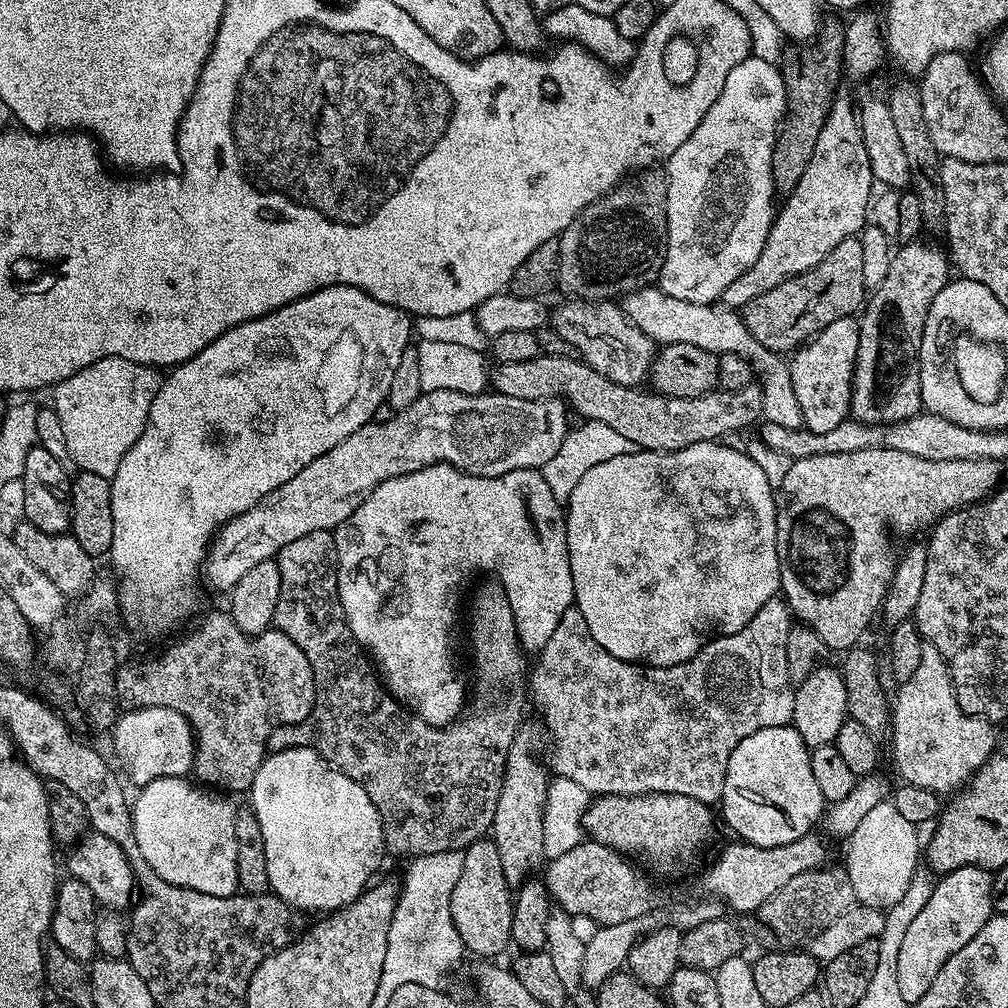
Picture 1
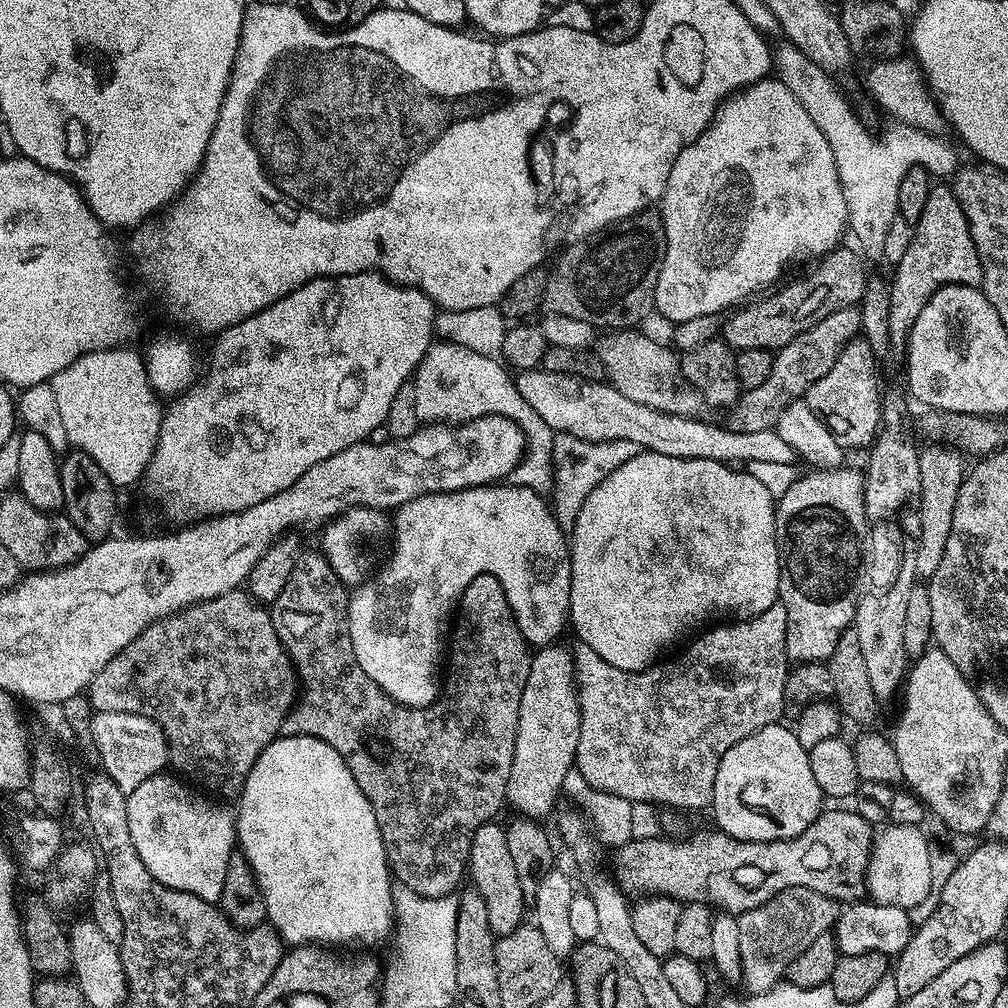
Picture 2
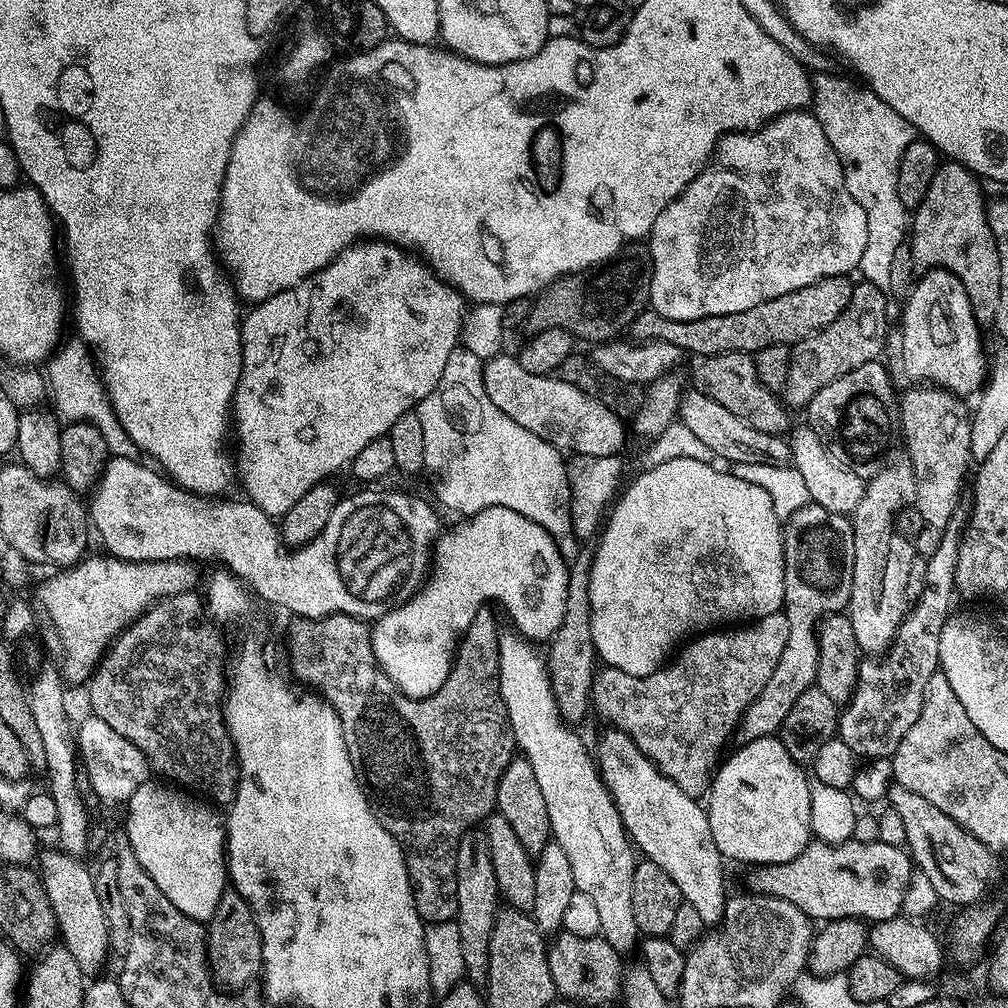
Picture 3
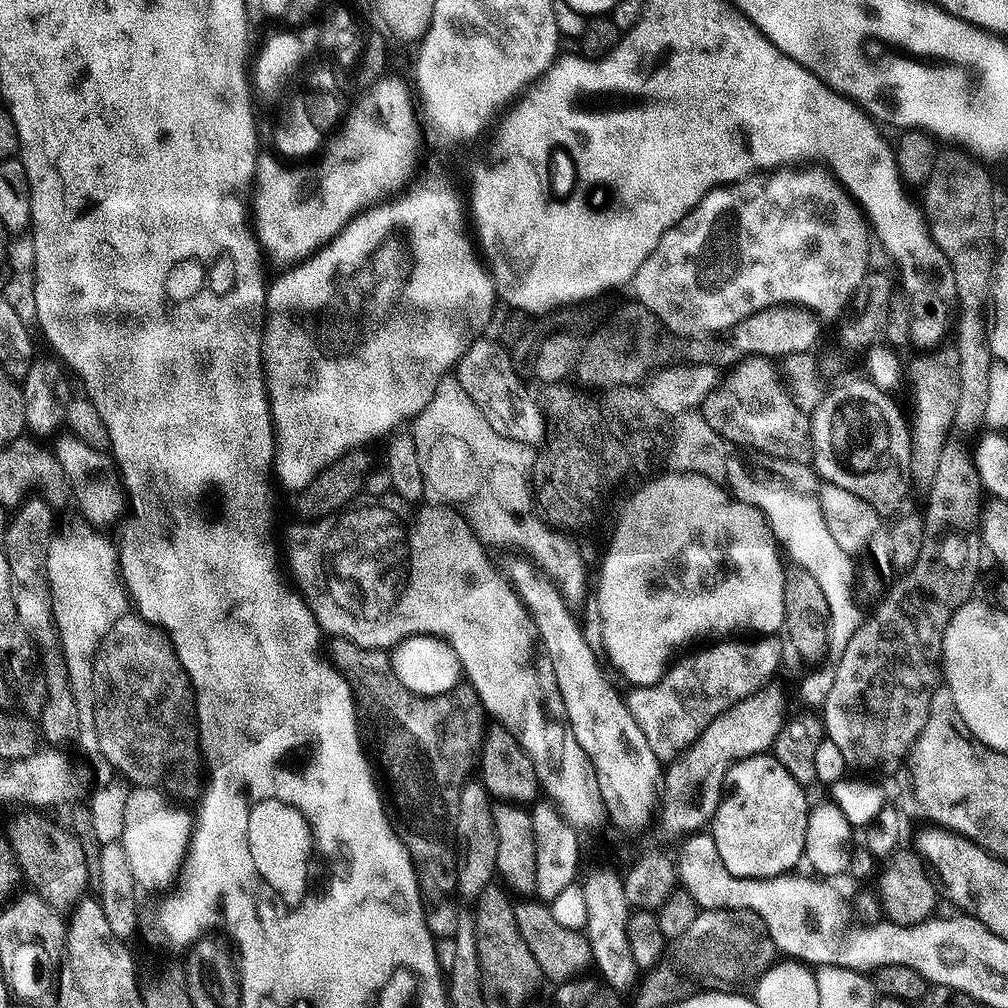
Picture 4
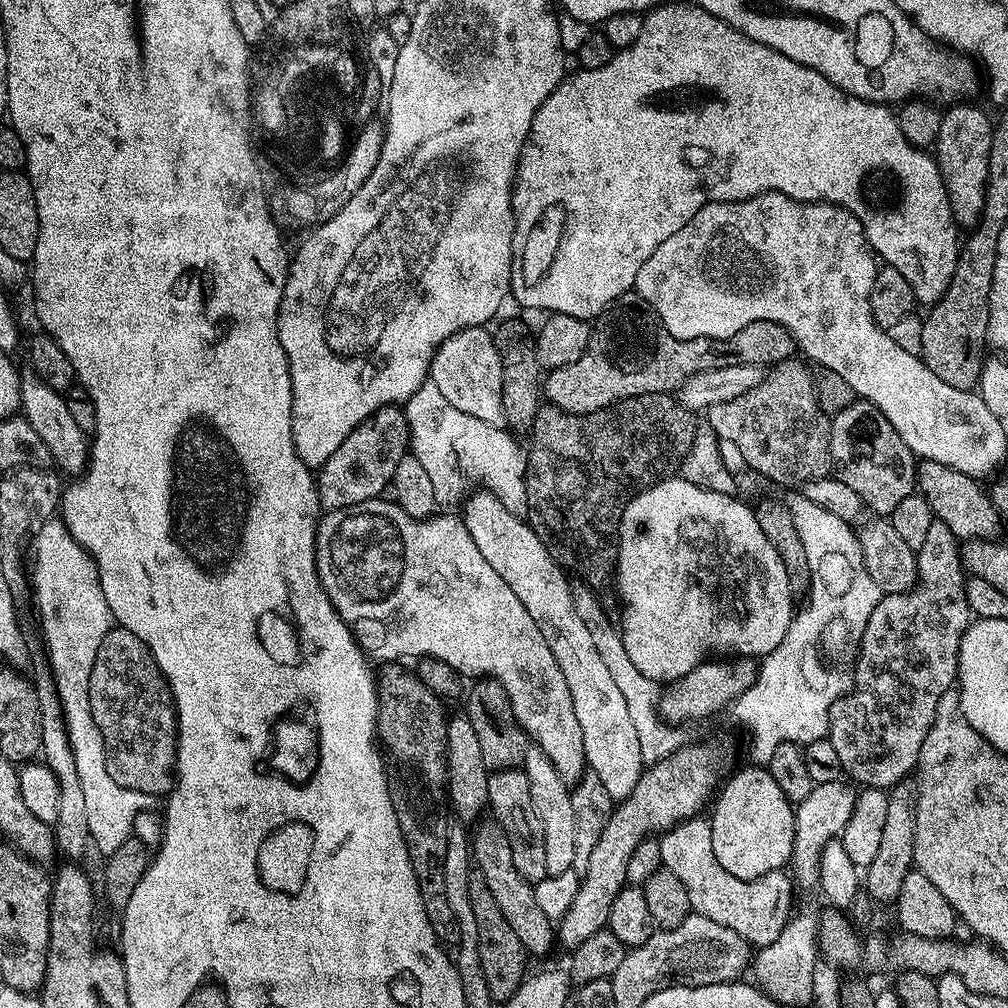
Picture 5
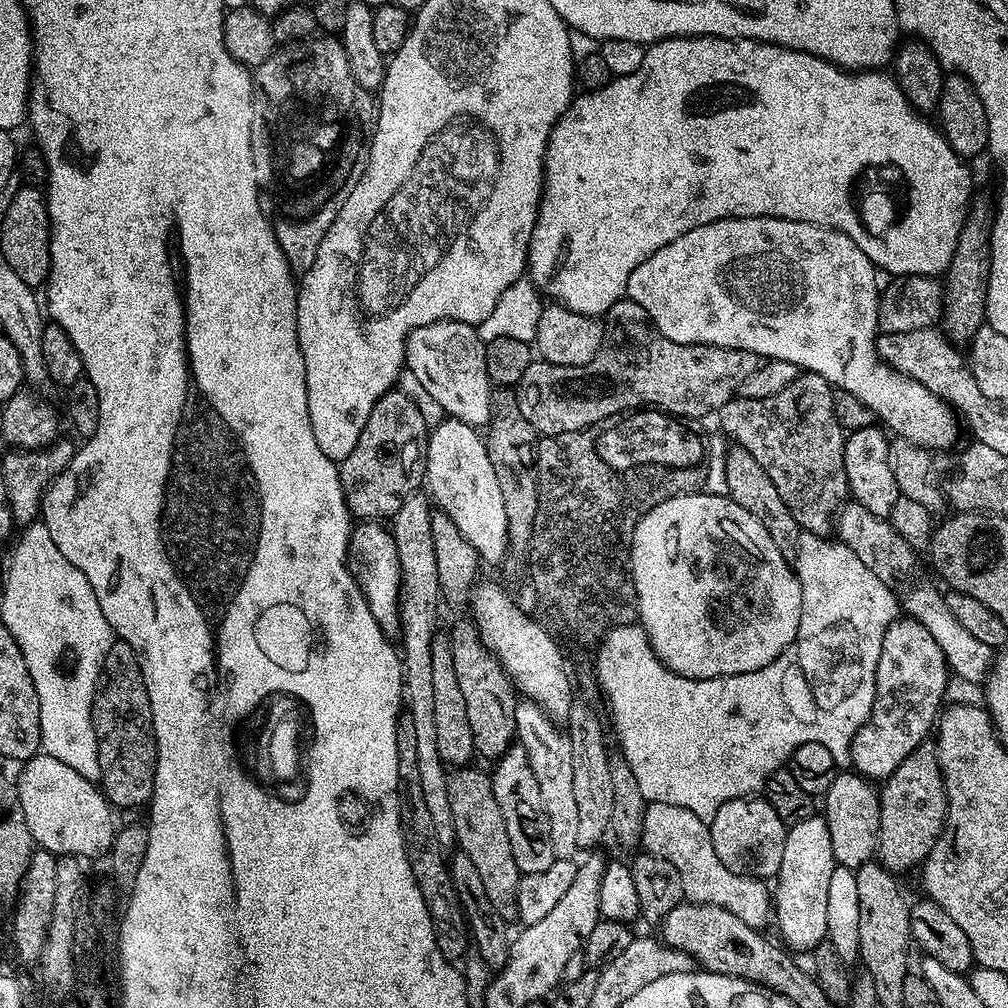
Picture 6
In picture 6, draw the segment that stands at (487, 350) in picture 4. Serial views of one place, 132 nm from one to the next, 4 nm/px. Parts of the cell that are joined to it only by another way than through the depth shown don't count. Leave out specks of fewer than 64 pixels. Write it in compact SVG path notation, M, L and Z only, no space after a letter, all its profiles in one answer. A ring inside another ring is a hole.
M439 320L430 326L418 326L408 335L404 342L404 362L407 371L418 378L426 394L438 402L441 413L447 414L451 419L461 420L463 424L484 426L492 419L494 403L494 385L488 377L485 345L473 325L457 320Z

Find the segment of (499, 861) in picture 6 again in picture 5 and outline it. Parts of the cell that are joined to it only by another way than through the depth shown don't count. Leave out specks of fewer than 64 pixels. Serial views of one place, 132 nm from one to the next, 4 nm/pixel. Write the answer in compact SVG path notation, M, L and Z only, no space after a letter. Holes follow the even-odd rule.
M484 818L475 825L476 833L470 836L470 855L474 861L475 871L486 878L486 886L490 886L490 894L494 894L494 902L502 909L506 922L518 934L522 946L533 957L544 956L554 944L554 924L542 914L541 907L534 899L534 886L514 866L514 854L510 851L510 838L502 830L497 820Z

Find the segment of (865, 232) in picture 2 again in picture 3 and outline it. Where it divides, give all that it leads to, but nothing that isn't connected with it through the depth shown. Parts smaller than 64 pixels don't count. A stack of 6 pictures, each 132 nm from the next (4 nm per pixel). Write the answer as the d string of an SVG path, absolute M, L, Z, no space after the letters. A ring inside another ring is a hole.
M824 76L819 81L818 79L814 84L814 105L816 104L816 109L814 109L814 115L821 124L824 125L824 133L828 136L828 142L831 144L832 149L835 150L837 156L843 161L844 166L844 182L848 186L848 192L851 196L855 198L858 202L858 206L862 206L862 210L866 214L866 222L868 223L868 245L866 250L862 254L860 263L858 265L858 272L861 272L863 279L869 284L878 286L879 288L887 289L888 279L890 278L890 266L898 258L898 253L896 252L900 248L900 243L905 243L906 232L904 232L900 227L903 226L904 220L903 216L906 215L906 209L904 203L900 201L900 196L898 194L898 170L900 169L900 157L903 156L905 148L909 144L913 143L914 136L912 136L913 129L910 127L908 121L903 120L896 111L892 109L889 104L885 104L884 101L877 98L875 92L869 90L867 87L861 86L861 88L855 88L848 80L839 80L836 76Z

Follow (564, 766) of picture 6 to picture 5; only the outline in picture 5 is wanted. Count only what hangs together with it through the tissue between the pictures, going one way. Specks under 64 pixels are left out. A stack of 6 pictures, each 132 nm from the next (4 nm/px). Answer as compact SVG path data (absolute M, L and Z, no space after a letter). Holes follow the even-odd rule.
M528 747L522 767L526 778L530 778L530 798L534 798L534 810L538 810L538 818L542 818L542 834L546 834L546 870L549 876L562 874L562 870L572 868L576 845L572 788L540 747Z

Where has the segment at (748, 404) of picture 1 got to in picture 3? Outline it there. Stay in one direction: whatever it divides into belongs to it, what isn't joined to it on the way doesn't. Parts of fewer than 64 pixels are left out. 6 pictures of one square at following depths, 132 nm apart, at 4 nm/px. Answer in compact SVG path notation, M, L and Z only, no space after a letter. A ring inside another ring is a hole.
M860 282L857 288L851 289L848 306L838 319L803 341L804 356L793 355L790 378L782 393L783 403L789 409L803 409L812 401L814 394L818 394L818 390L830 382L856 368L879 361L880 351L884 348L884 335L888 332L887 299L885 289Z

